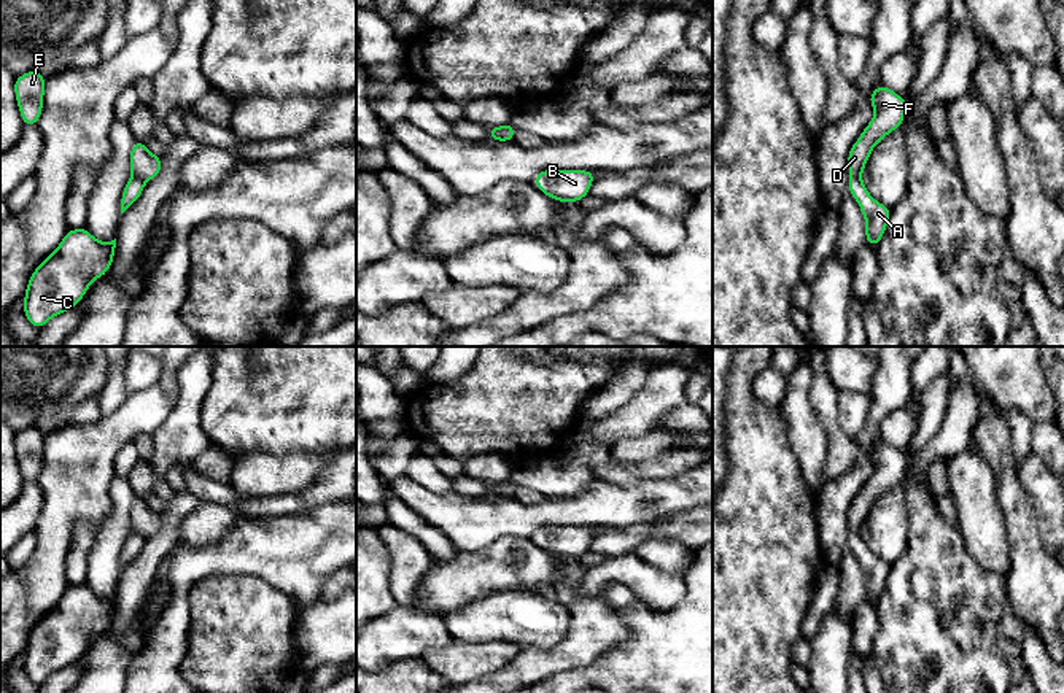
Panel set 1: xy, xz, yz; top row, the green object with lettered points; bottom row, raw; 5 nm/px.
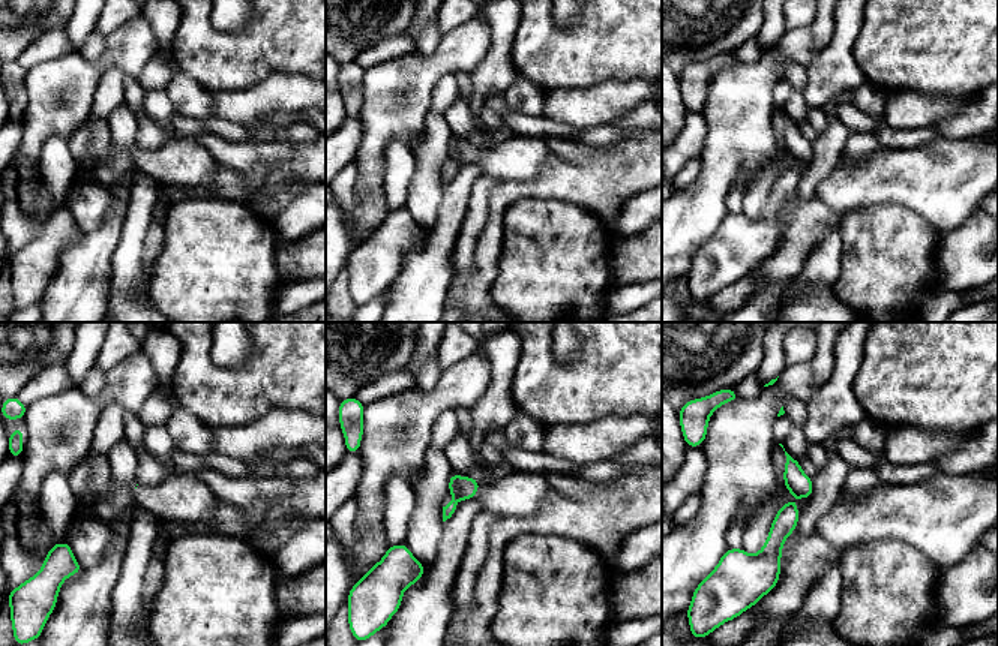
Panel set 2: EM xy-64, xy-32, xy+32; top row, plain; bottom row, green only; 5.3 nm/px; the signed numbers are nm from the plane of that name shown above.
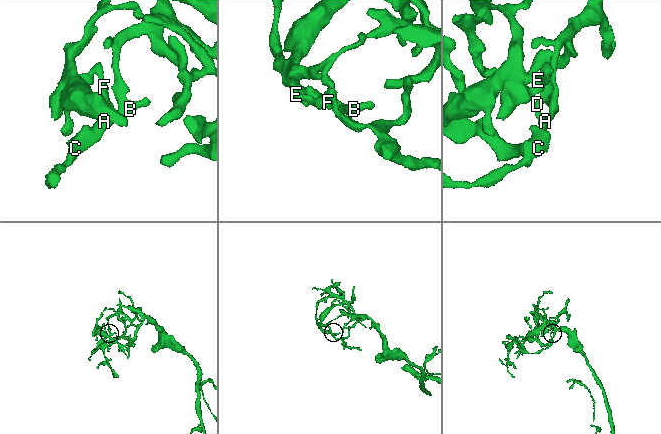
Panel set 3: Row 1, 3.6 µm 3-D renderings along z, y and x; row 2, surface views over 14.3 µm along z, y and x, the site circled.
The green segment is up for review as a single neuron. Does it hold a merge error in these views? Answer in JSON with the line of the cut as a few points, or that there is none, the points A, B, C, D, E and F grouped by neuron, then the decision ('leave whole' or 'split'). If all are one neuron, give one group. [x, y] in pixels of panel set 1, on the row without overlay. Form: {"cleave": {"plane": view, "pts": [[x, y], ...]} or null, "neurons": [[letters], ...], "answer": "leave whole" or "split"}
{"cleave": {"plane": "xy", "pts": [[132, 530], [145, 538]]}, "neurons": [["A", "B", "C"], ["D", "E", "F"]], "answer": "split"}

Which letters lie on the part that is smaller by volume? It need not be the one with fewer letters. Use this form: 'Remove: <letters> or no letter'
Remove: D, E, F

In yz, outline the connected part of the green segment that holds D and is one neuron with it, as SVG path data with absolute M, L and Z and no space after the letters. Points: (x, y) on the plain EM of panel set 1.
M883 440L873 445L868 458L875 470L848 510L848 528L851 534L862 531L876 499L902 482L908 466L907 455Z

